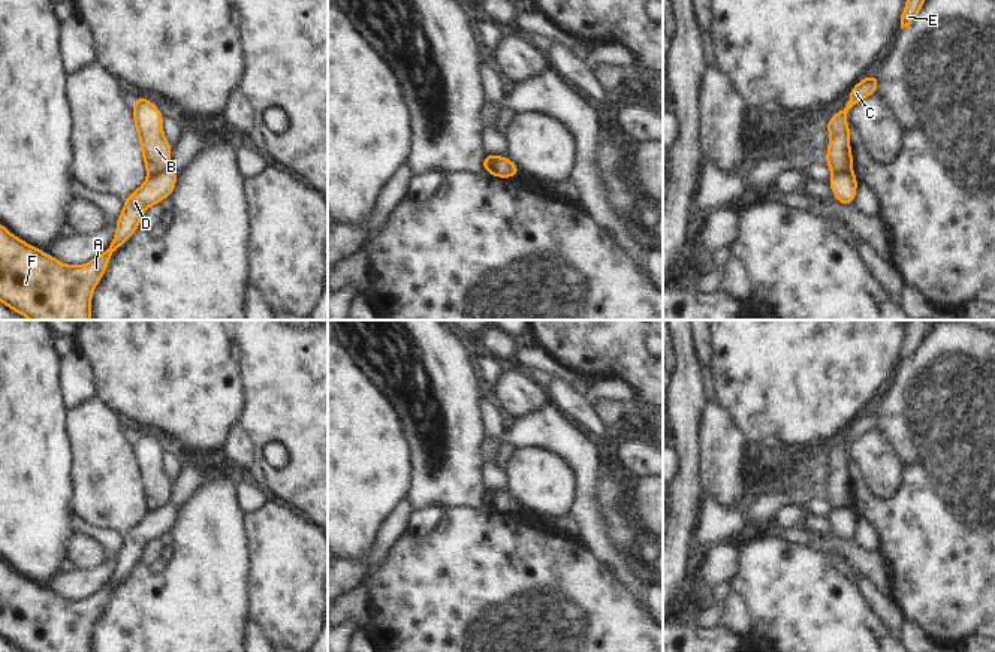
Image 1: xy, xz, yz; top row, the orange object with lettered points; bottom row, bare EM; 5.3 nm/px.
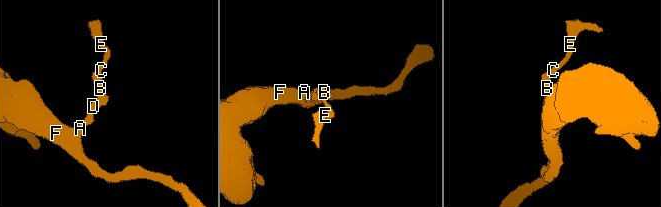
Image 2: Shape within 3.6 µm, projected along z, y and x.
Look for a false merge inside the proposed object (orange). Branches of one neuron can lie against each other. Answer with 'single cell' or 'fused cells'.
fused cells

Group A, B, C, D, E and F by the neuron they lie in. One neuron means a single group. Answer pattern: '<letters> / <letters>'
A D F / B C E

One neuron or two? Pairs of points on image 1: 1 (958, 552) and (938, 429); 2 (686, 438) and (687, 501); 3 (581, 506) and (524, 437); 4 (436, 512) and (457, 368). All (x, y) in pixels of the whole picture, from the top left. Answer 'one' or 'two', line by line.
1: one
2: one
3: one
4: two

